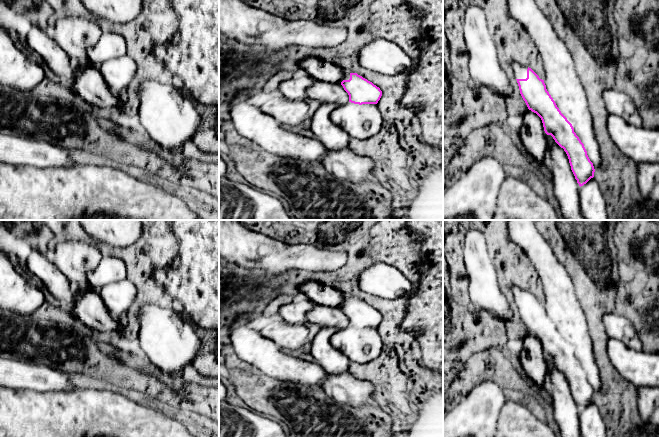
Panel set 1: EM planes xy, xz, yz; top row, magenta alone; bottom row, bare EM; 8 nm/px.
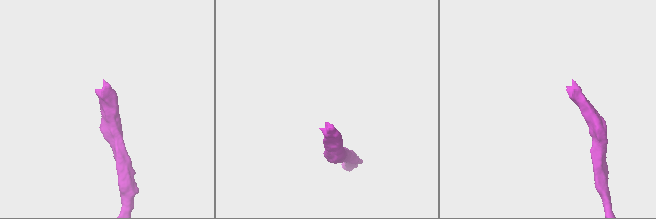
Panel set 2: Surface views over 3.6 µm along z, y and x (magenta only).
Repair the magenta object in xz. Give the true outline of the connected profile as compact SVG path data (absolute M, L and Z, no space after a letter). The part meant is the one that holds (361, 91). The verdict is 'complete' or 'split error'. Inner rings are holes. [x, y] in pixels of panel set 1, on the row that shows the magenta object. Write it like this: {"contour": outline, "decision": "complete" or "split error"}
{"contour": "M344 70L344 80L341 82L349 95L349 102L354 104L377 104L382 91L372 82L358 75Z", "decision": "split error"}

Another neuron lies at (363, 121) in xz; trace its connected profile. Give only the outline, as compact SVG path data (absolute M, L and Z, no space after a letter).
M348 102L337 107L331 120L340 126L349 138L368 139L379 133L383 124L377 104L354 104Z

